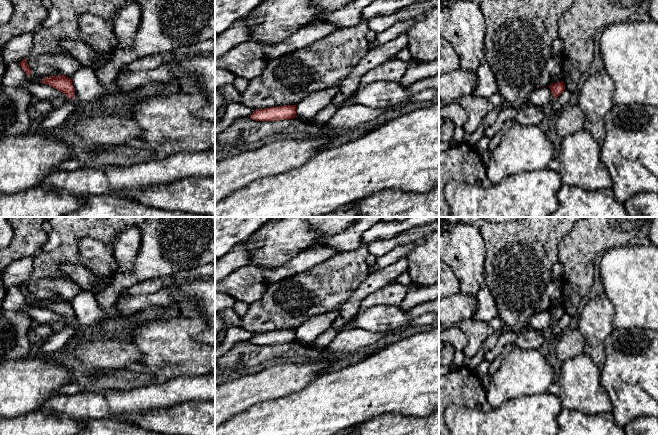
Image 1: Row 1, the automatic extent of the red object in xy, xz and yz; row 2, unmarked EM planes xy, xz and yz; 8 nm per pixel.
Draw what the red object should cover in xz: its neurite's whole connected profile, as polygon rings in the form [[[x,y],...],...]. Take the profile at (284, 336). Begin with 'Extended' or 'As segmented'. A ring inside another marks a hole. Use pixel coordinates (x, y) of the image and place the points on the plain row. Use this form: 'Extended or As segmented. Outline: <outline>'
As segmented. Outline: [[[284,329],[265,333],[256,333],[250,340],[255,345],[277,345],[297,341],[296,329]]]

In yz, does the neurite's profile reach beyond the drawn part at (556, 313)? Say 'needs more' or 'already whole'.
already whole

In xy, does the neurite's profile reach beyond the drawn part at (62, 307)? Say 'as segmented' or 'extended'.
as segmented

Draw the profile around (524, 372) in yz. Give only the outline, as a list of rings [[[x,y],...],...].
[[[515,347],[491,378],[486,398],[497,408],[513,398],[548,392],[555,379],[552,366],[539,350]]]

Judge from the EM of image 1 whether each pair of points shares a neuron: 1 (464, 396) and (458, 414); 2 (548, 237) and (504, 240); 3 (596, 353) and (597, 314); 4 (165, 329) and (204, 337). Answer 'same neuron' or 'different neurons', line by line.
1: different neurons
2: same neuron
3: same neuron
4: different neurons

